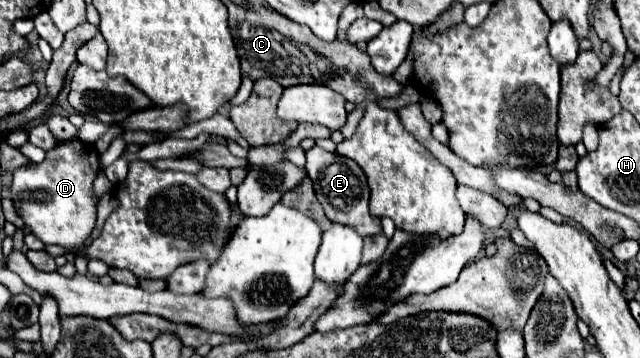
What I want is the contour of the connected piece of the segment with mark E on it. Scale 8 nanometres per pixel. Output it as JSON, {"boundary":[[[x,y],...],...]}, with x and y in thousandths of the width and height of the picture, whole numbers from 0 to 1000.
{"boundary":[[[491,408],[478,425],[478,480],[491,514],[491,536],[513,603],[516,620],[522,626],[534,626],[534,631],[547,631],[553,637],[566,665],[572,659],[588,659],[597,648],[594,620],[581,620],[581,603],[575,592],[575,514],[572,514],[572,492],[566,480],[566,469],[547,447],[534,447],[528,430],[513,436],[509,419],[503,419],[500,408]]]}

